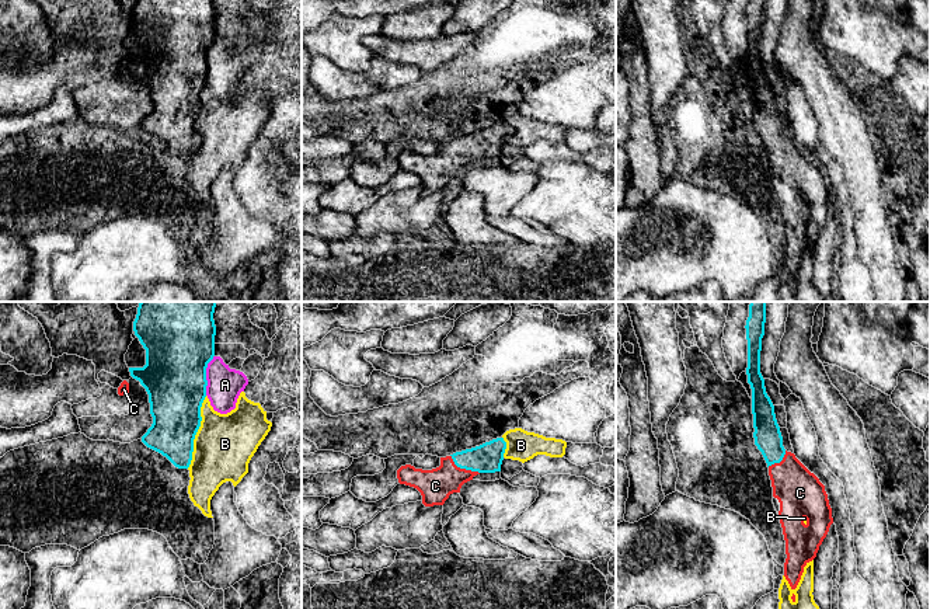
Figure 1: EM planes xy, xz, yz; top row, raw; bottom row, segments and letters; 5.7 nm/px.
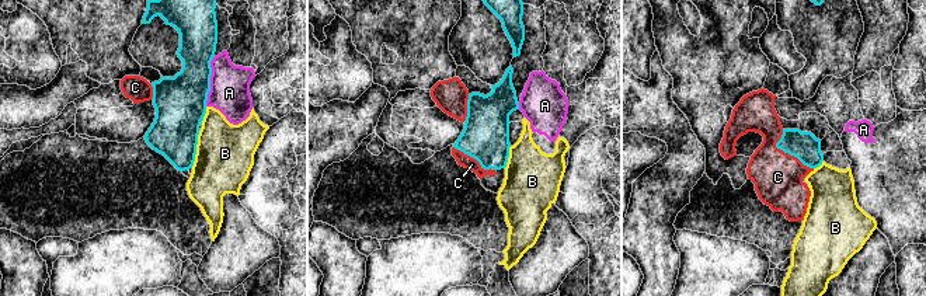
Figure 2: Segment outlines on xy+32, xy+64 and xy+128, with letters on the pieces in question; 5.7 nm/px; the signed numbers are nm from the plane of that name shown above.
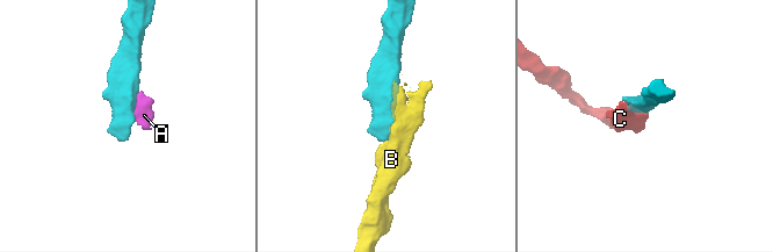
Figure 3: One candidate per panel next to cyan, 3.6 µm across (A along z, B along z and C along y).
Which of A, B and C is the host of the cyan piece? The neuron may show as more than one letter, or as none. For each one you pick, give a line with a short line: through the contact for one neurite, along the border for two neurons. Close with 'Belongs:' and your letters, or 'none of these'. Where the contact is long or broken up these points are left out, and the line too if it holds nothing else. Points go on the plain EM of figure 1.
Belongs: C

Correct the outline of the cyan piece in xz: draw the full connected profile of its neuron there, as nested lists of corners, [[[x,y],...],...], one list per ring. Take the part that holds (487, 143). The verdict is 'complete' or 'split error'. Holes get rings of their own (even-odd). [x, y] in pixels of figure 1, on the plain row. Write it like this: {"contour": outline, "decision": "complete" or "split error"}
{"contour": [[[497,123],[480,132],[440,143],[440,152],[432,156],[411,150],[397,156],[400,170],[417,174],[425,192],[443,191],[453,178],[480,159],[501,157],[506,128]]], "decision": "split error"}

